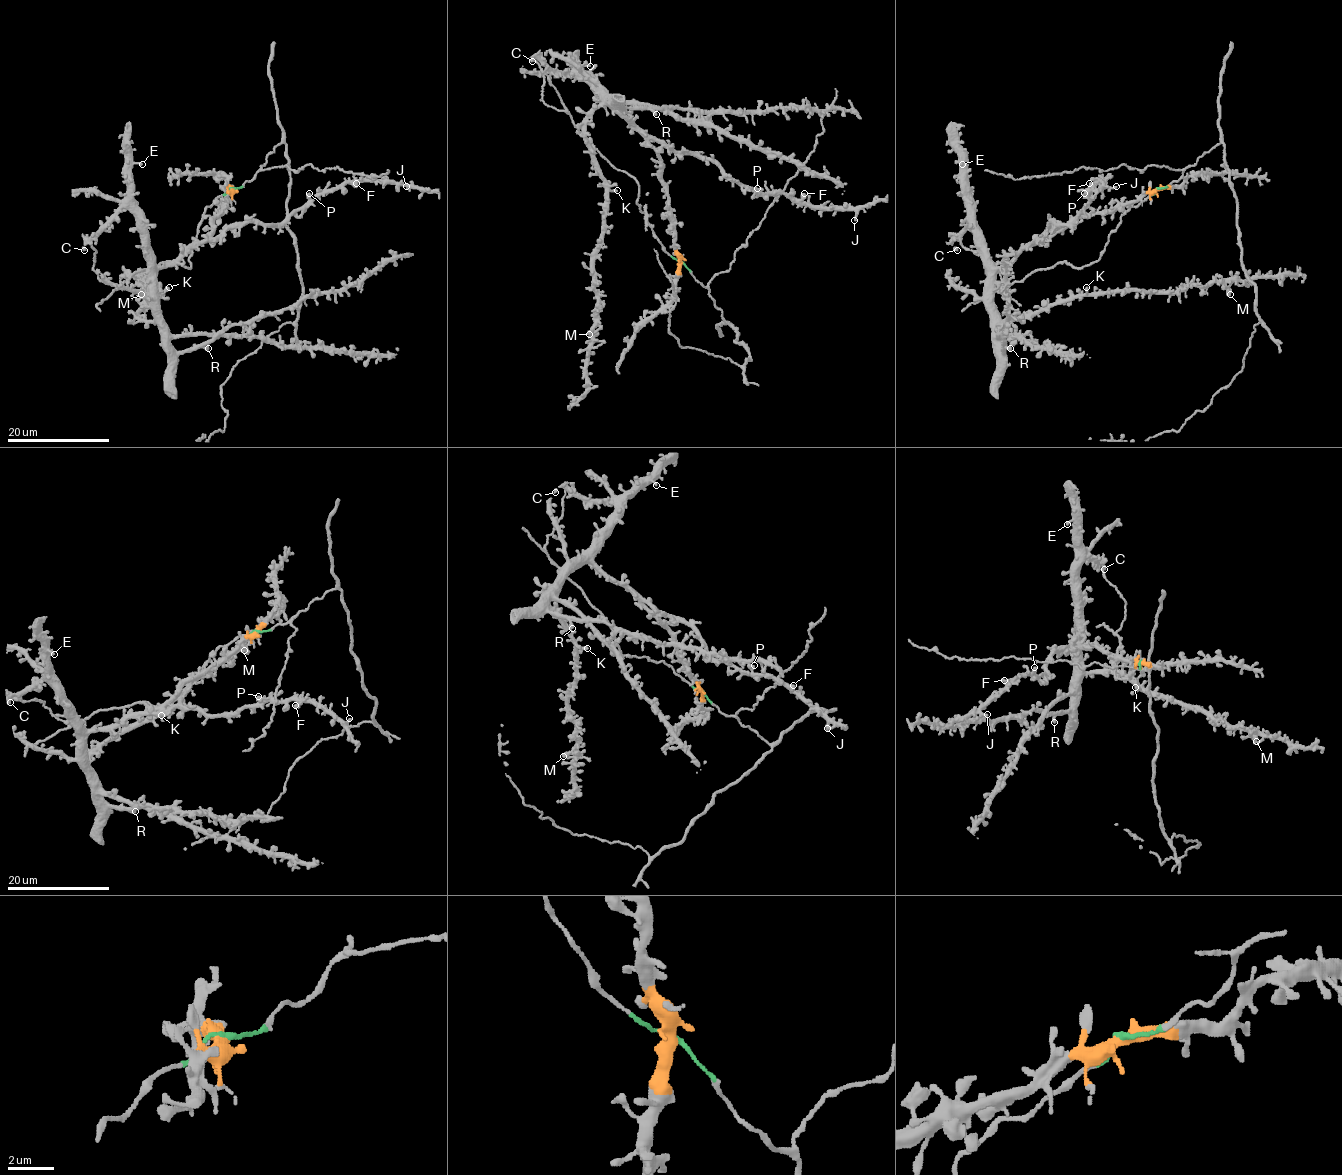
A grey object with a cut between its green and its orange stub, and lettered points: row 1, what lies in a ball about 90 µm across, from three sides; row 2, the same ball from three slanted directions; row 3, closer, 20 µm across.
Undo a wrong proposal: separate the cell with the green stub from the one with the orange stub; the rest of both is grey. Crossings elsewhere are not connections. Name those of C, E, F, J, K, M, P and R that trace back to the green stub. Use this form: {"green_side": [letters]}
{"green_side": []}

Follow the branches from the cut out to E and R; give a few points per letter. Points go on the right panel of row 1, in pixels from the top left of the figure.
E: (1157, 188), (1113, 208), (1081, 213), (995, 267), (975, 223), (962, 164)
R: (1157, 188), (1113, 208), (1081, 213), (1068, 224), (1030, 242), (995, 272), (994, 342), (1003, 351), (1011, 349)

